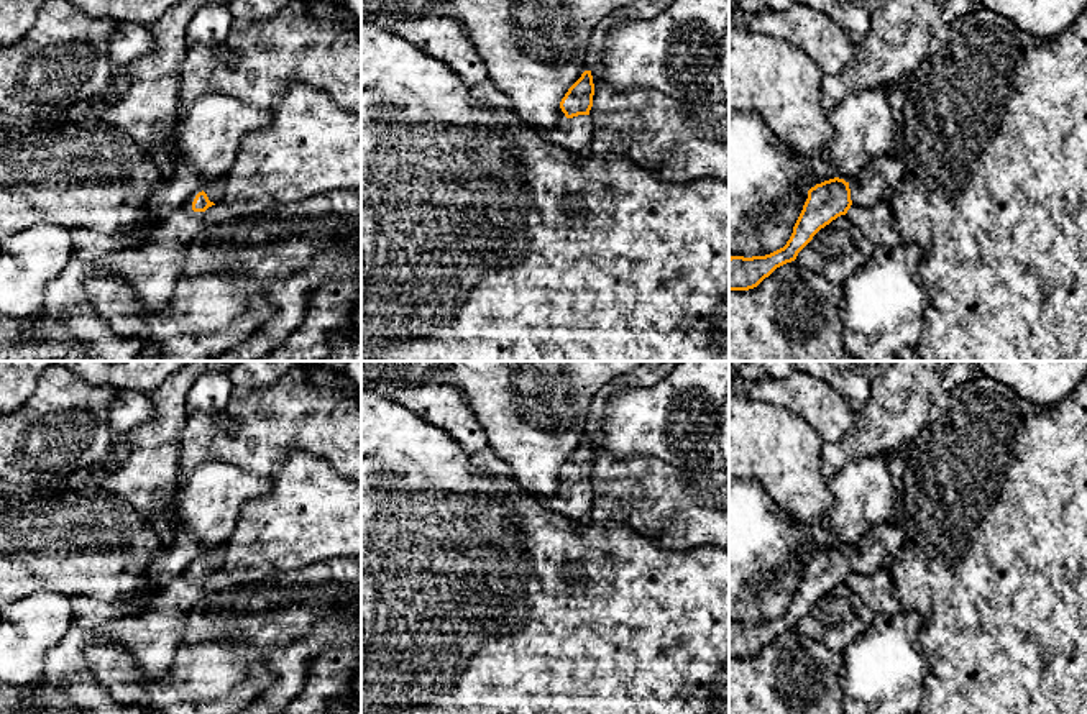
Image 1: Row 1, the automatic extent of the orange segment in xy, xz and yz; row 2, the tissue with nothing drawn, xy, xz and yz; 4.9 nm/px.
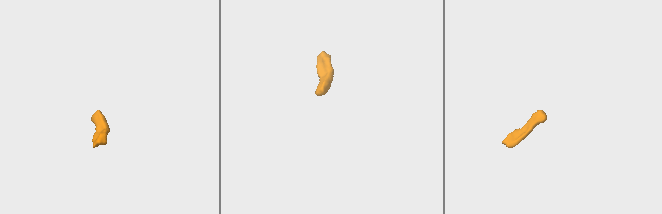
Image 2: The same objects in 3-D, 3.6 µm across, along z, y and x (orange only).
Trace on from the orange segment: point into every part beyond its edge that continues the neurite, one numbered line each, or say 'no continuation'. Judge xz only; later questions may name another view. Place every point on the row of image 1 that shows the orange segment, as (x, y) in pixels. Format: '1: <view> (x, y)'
1: xz (575, 135)

